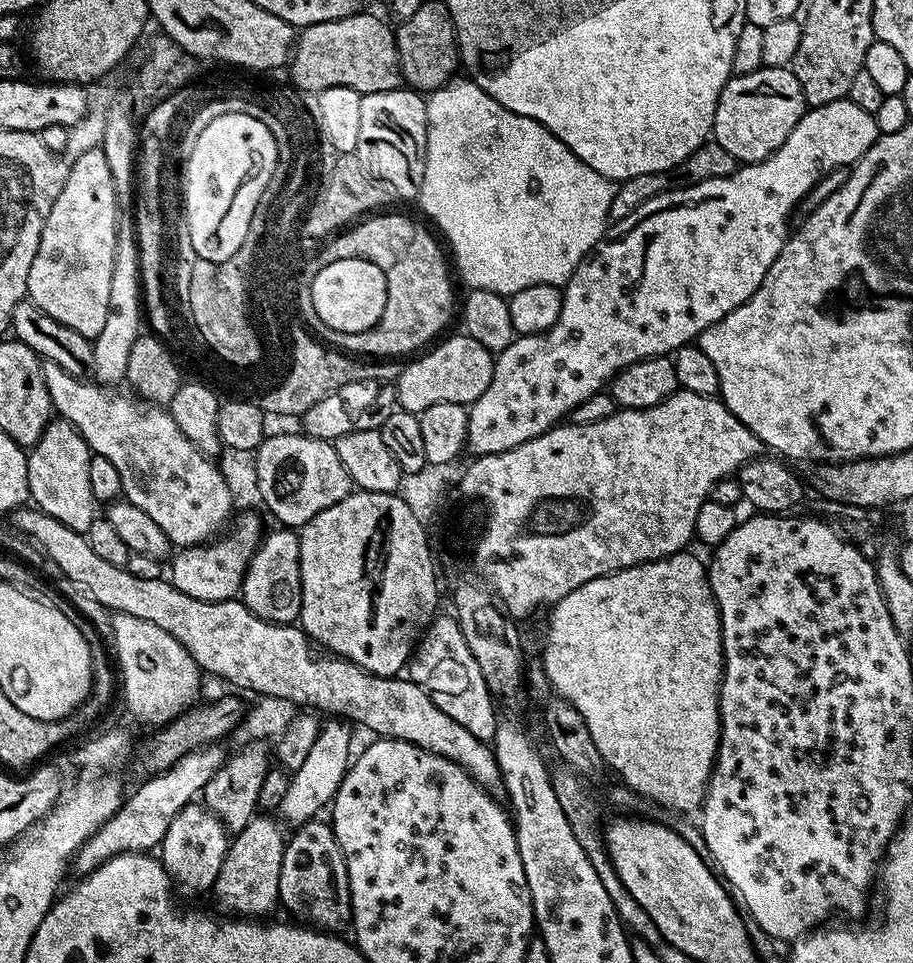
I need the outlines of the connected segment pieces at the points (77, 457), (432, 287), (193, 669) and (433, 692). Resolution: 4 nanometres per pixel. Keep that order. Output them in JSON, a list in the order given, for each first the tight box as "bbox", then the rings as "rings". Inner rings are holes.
[{"bbox":[27,418,98,534],"rings":[[[61,418],[48,421],[42,438],[38,438],[38,442],[27,453],[31,503],[70,530],[85,534],[90,530],[90,522],[98,519],[98,502],[94,498],[94,490],[90,490],[90,462],[93,455],[80,431]]]},{"bbox":[316,230,453,358],"rings":[[[424,230],[416,231],[410,246],[406,246],[402,258],[398,258],[394,266],[386,269],[388,277],[386,306],[382,310],[382,318],[378,318],[374,327],[367,328],[364,332],[343,332],[327,327],[326,322],[322,320],[316,320],[316,329],[329,339],[336,340],[336,343],[354,348],[367,348],[374,358],[396,358],[392,356],[404,355],[407,357],[431,345],[441,335],[439,332],[447,326],[448,319],[452,316],[453,273],[450,271],[449,257],[441,241],[437,240]],[[448,268],[450,273],[448,273]],[[415,348],[420,349],[415,350]],[[407,352],[412,353],[407,354]]]},{"bbox":[112,614,202,724],"rings":[[[116,614],[112,618],[112,629],[114,630],[114,660],[118,665],[118,676],[124,679],[124,700],[133,704],[132,712],[140,720],[148,724],[164,724],[180,715],[181,705],[172,704],[175,700],[182,700],[185,704],[196,694],[200,686],[202,673],[194,658],[182,645],[178,643],[162,626],[154,626],[154,622],[146,622],[146,618],[134,618],[130,614]]]},{"bbox":[406,615,500,743],"rings":[[[437,615],[429,624],[406,666],[406,676],[423,688],[444,714],[454,718],[454,722],[465,727],[474,738],[491,743],[500,723],[494,714],[496,704],[453,615]]]}]

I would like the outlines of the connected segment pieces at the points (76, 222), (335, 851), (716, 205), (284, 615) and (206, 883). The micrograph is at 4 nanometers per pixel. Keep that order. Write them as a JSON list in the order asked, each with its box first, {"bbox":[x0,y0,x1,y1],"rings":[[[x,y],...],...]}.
[{"bbox":[27,148,118,341],"rings":[[[91,148],[72,163],[66,186],[62,186],[62,194],[54,198],[54,206],[50,206],[50,214],[42,226],[38,254],[34,254],[34,262],[30,262],[27,299],[50,314],[50,318],[62,322],[62,326],[70,326],[70,330],[78,330],[78,334],[90,341],[95,341],[96,336],[102,334],[102,326],[106,326],[106,314],[110,310],[110,282],[114,278],[118,227],[116,207],[118,201],[110,162],[106,162],[106,154],[100,148]]]},{"bbox":[279,818,352,933],"rings":[[[320,818],[306,821],[287,837],[282,854],[279,903],[289,908],[301,921],[321,932],[343,933],[352,923],[350,878],[346,858],[336,841],[331,823]]]},{"bbox":[467,98,878,456],"rings":[[[847,98],[835,100],[829,104],[823,104],[817,108],[809,107],[805,111],[804,117],[790,130],[790,138],[774,150],[764,160],[756,164],[746,164],[737,167],[734,174],[726,178],[710,178],[706,182],[690,184],[687,188],[673,188],[671,192],[663,192],[650,202],[642,202],[638,210],[626,214],[626,218],[615,221],[605,232],[601,240],[596,243],[595,248],[584,257],[584,260],[574,270],[574,274],[568,279],[566,287],[563,289],[564,301],[562,302],[562,314],[554,326],[550,326],[548,332],[539,332],[533,336],[517,336],[506,350],[495,353],[492,366],[492,377],[490,386],[476,401],[468,408],[468,442],[467,451],[476,456],[489,456],[510,450],[527,440],[533,440],[536,436],[541,436],[543,432],[548,432],[551,428],[557,427],[565,418],[571,417],[572,411],[586,398],[590,398],[594,393],[601,391],[611,382],[624,368],[640,360],[649,360],[651,356],[667,356],[675,353],[676,349],[684,347],[686,344],[693,343],[700,335],[705,332],[714,322],[726,318],[726,314],[733,312],[742,302],[746,302],[758,290],[762,278],[766,278],[766,270],[774,266],[774,258],[782,250],[782,246],[787,242],[790,235],[788,219],[792,216],[792,211],[807,198],[812,192],[812,187],[819,182],[823,176],[831,174],[835,168],[847,169],[849,166],[861,160],[870,150],[870,146],[878,138],[876,130],[876,118],[866,114],[866,110],[861,110],[854,106]]]},{"bbox":[239,526,302,624],"rings":[[[276,526],[272,533],[265,535],[259,548],[250,558],[248,568],[244,572],[244,582],[240,586],[239,595],[244,604],[258,618],[268,620],[272,624],[291,624],[299,621],[302,610],[302,566],[300,565],[300,534],[287,526]]]},{"bbox":[158,802,230,893],"rings":[[[193,802],[174,814],[174,822],[158,846],[158,859],[179,891],[207,893],[222,869],[229,843],[230,833],[222,821],[203,803]]]}]

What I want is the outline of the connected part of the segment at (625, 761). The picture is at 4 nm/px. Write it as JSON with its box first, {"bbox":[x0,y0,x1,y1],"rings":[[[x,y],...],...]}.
{"bbox":[544,550,724,814],"rings":[[[687,550],[675,552],[673,556],[663,556],[661,560],[651,560],[645,564],[635,564],[632,568],[623,568],[610,576],[594,578],[578,590],[570,590],[566,598],[551,605],[552,617],[548,620],[548,637],[544,640],[544,676],[552,683],[552,692],[569,700],[582,714],[598,754],[602,754],[605,765],[613,768],[620,780],[645,801],[653,800],[661,804],[672,814],[685,814],[701,807],[704,793],[708,790],[708,779],[716,765],[716,751],[720,745],[720,679],[724,673],[724,651],[720,641],[720,611],[708,581],[708,569],[705,564],[692,558]]]}

